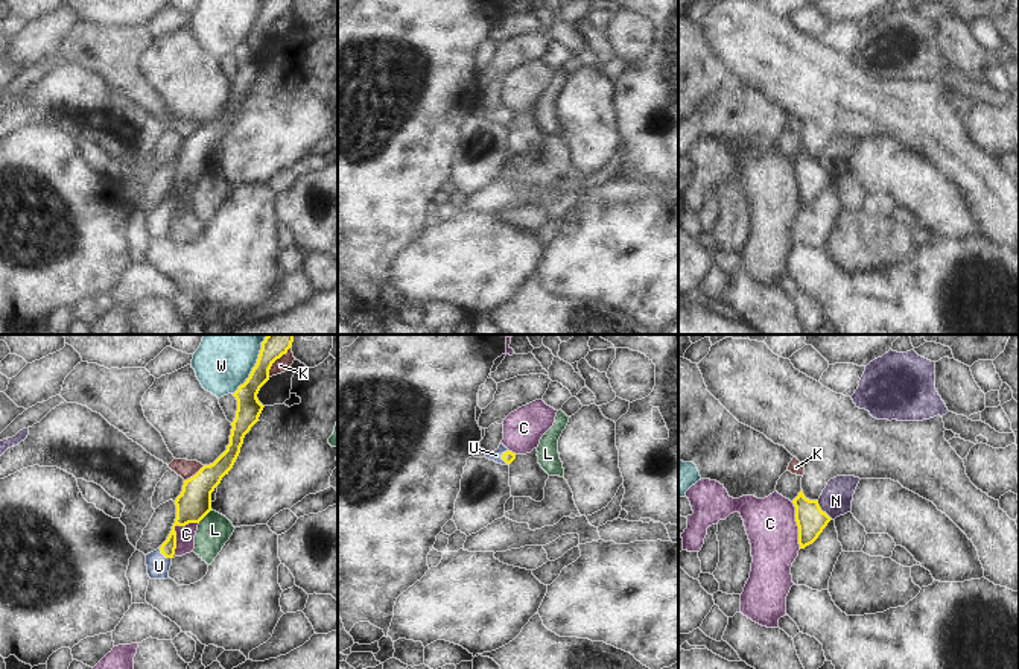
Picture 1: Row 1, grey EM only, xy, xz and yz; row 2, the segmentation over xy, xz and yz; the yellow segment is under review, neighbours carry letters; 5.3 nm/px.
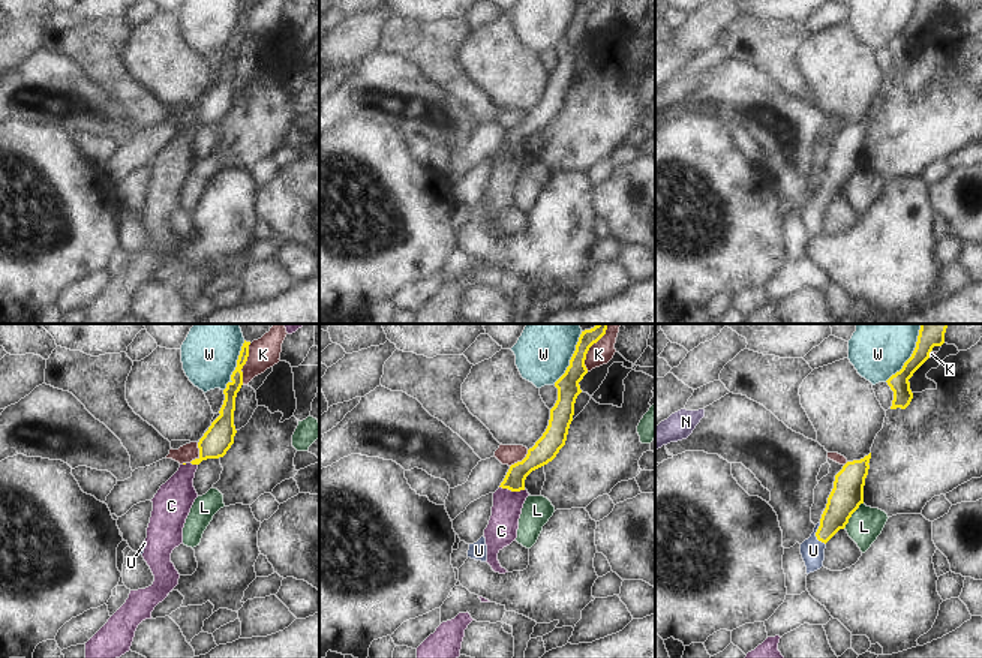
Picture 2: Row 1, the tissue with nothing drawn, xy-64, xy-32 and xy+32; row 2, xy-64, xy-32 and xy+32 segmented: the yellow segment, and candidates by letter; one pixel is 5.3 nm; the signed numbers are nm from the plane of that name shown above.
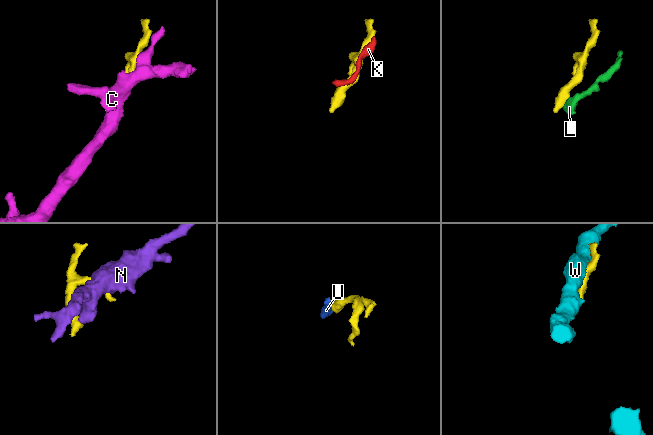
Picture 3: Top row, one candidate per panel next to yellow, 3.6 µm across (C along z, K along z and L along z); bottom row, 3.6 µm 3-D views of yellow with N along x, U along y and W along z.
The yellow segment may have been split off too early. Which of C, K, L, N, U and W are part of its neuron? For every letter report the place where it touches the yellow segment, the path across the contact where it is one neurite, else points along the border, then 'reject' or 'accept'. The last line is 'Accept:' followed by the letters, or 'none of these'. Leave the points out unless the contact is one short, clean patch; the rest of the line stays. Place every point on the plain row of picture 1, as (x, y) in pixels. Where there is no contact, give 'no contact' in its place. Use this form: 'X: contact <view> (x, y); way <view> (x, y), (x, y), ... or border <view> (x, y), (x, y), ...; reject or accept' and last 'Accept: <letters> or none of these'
C: contact xy (174, 190); border xy (198, 181), (175, 186), (175, 213), (172, 216); reject
K: contact xy (276, 19); reject
L: contact xy (204, 175); border xy (212, 169), (198, 181); reject
N: contact yz (822, 171); border yz (817, 160), (819, 166), (832, 178); reject
U: contact xy (165, 215); way xy (186, 174), (174, 186), (165, 215), (158, 225); accept
W: contact xy (253, 28); reject
Accept: U

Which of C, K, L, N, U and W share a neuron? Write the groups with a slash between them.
C / K / L / N / U / W

